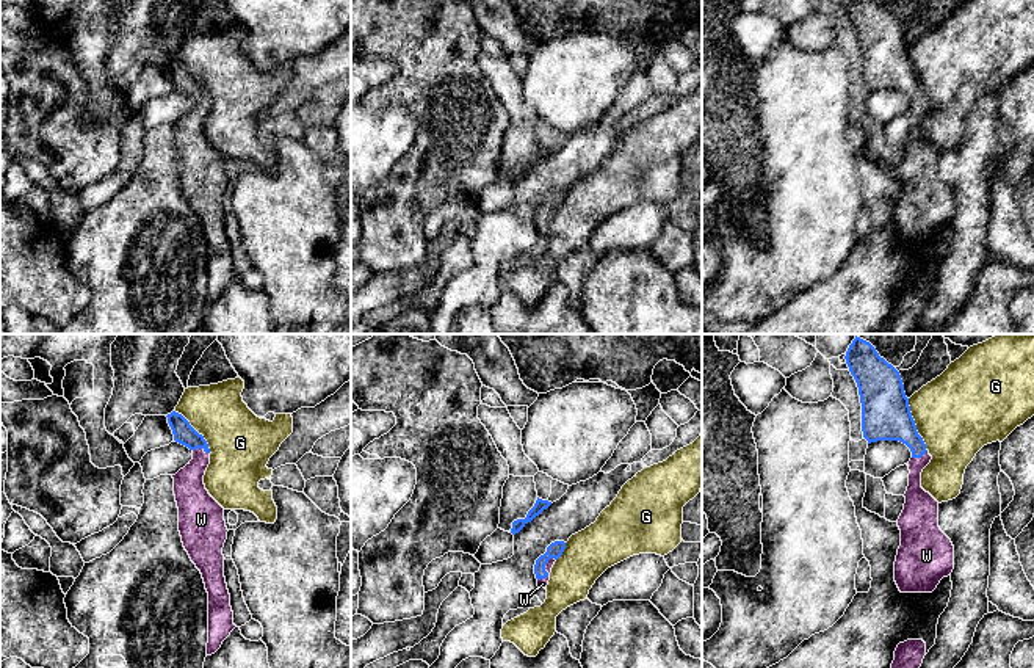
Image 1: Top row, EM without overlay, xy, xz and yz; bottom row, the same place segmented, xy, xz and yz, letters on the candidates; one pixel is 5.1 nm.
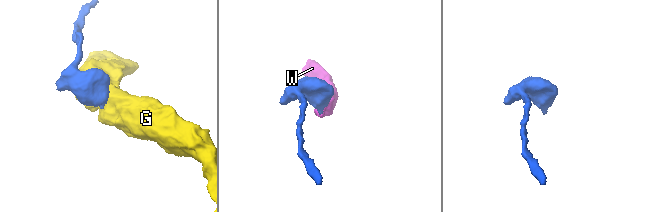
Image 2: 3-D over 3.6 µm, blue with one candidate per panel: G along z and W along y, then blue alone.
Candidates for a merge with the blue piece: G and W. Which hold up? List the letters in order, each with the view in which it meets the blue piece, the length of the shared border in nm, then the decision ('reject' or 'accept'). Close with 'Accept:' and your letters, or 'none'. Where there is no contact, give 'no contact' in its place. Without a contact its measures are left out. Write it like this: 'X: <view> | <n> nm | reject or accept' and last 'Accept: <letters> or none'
G: yz | 300 nm | reject
W: xz | 150 nm | accept
Accept: W

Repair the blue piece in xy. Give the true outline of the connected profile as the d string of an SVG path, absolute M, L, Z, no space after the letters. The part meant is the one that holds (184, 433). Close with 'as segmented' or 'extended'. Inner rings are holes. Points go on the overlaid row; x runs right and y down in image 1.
M172 411L166 417L174 441L193 452L193 459L172 475L174 496L183 547L201 571L208 593L207 655L212 655L237 627L224 577L222 547L229 530L224 521L224 508L208 494L204 485L204 475L210 464L207 441L182 414Z | extended

